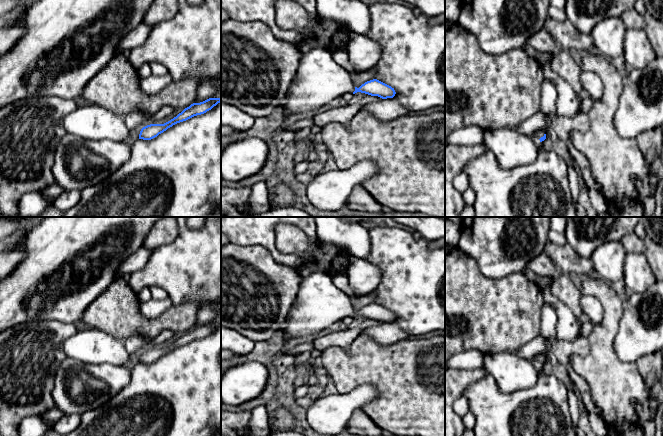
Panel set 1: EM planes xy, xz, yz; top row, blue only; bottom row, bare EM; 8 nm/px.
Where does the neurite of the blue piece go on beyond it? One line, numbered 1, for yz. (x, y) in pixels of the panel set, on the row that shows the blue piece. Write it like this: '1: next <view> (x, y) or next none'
1: next yz (539, 132)

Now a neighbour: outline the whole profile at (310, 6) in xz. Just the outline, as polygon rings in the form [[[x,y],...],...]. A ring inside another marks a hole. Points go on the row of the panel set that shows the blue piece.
[[[292,0],[300,4],[309,14],[309,16],[314,19],[317,17],[317,1],[316,0]]]

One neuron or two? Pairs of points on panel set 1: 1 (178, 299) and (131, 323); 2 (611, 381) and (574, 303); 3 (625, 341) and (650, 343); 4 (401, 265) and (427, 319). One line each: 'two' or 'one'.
1: two
2: two
3: one
4: one

